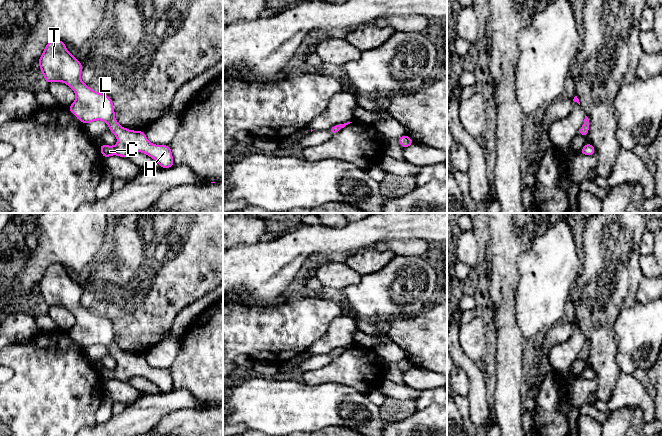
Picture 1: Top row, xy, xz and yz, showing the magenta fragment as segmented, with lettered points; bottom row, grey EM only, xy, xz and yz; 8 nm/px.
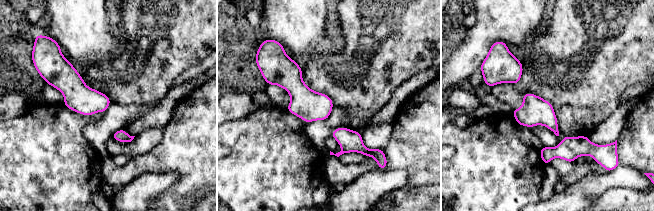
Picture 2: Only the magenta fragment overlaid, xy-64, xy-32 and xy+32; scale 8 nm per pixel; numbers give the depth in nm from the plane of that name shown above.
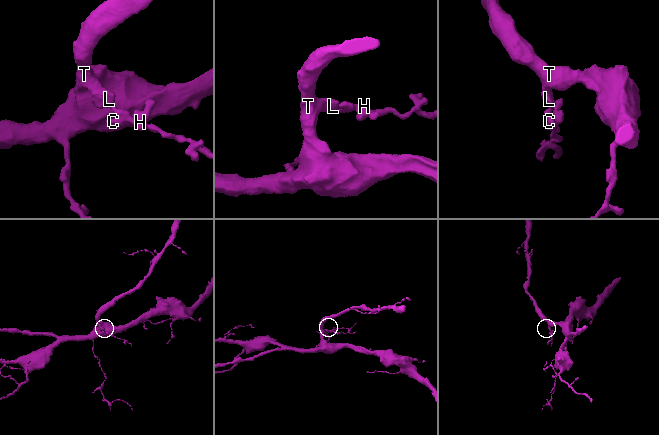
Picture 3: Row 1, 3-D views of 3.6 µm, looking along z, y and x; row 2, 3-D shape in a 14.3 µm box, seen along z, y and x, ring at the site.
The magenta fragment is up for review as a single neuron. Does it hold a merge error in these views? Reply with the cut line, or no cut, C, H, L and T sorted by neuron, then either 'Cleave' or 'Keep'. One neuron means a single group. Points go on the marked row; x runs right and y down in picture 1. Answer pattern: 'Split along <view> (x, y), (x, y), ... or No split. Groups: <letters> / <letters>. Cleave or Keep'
No split. Groups: C H L T. Keep

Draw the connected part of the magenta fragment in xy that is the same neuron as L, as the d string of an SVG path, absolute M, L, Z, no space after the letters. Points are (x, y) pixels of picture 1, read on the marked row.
M59 39L50 40L38 60L45 81L48 83L63 82L70 86L76 94L76 100L68 107L69 111L84 125L101 120L107 123L109 130L116 136L118 143L114 146L102 144L99 146L105 160L112 155L126 159L130 154L142 152L159 163L162 169L171 168L175 165L170 145L156 145L151 143L144 131L129 130L122 127L115 119L115 111L112 99L106 94L92 90L81 80L83 65L66 48L66 43Z

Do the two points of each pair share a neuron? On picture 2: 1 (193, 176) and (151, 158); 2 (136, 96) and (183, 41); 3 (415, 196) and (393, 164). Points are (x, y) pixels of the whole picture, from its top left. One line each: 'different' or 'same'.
1: same
2: same
3: different

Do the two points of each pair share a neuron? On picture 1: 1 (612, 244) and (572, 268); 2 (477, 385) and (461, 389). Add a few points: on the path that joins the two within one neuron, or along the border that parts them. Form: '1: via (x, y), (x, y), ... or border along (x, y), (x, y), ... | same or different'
1: border along (582, 264), (580, 274), (572, 286) | different
2: border along (458, 366), (466, 374), (468, 380), (467, 395) | different

